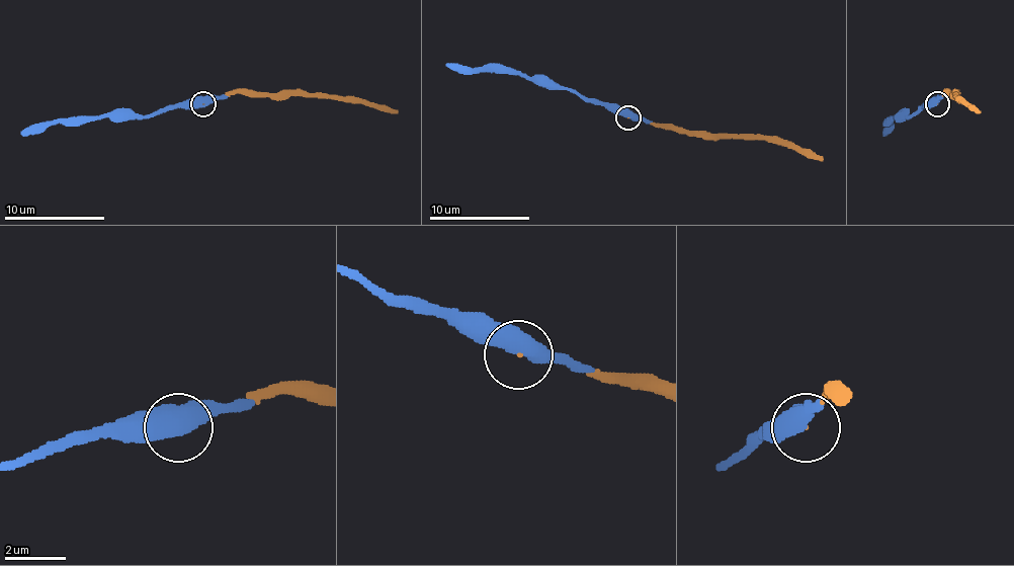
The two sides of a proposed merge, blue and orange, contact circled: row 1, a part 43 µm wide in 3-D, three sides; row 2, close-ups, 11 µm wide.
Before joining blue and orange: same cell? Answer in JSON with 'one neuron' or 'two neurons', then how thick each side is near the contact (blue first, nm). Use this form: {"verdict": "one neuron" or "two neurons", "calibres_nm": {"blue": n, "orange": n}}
{"verdict": "one neuron", "calibres_nm": {"blue": 550, "orange": 40}}

